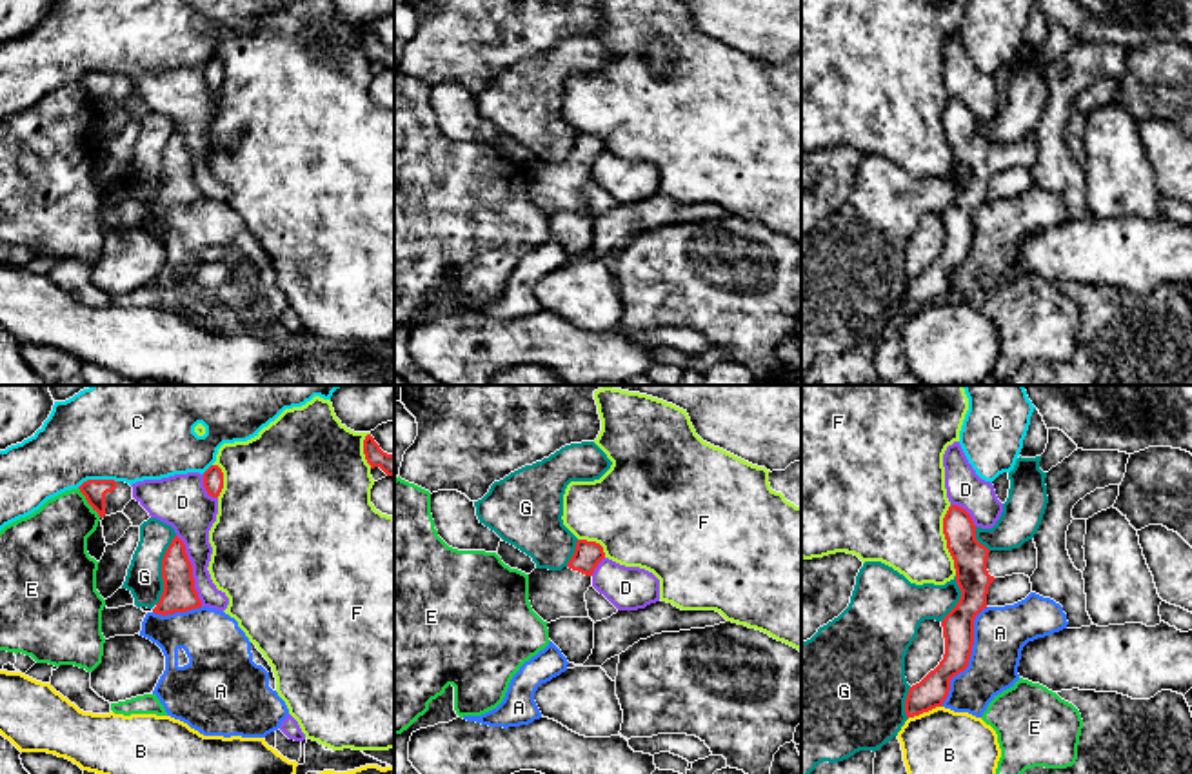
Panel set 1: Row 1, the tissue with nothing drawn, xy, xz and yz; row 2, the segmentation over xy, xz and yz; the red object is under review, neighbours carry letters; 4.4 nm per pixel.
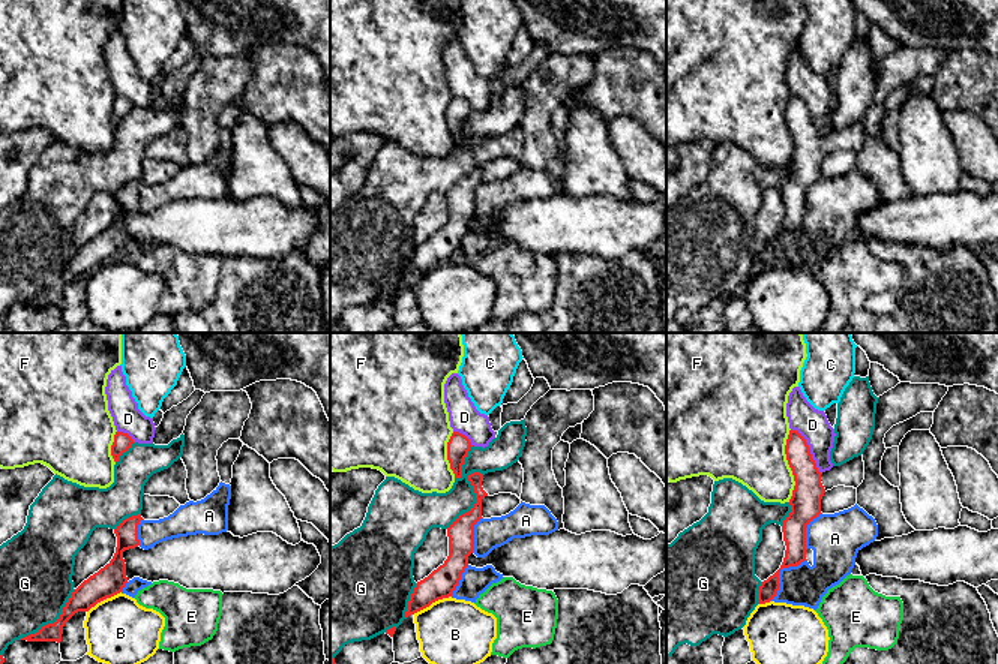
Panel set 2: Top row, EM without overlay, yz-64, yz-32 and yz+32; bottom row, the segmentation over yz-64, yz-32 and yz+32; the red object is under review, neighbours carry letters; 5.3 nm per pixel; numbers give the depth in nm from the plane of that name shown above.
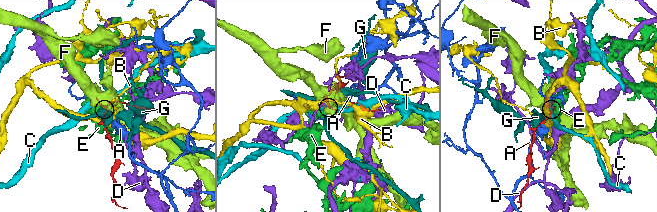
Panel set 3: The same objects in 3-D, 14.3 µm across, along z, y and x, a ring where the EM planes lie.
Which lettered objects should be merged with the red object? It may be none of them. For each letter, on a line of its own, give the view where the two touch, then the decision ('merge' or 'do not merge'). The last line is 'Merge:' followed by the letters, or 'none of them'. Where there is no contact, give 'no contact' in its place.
A: contact in yz; do not merge
B: contact in yz; do not merge
C: contact in xy; do not merge
D: contact in xy; do not merge
E: contact in xy; do not merge
F: contact in yz; do not merge
G: contact in xy; do not merge
Merge: none of them

